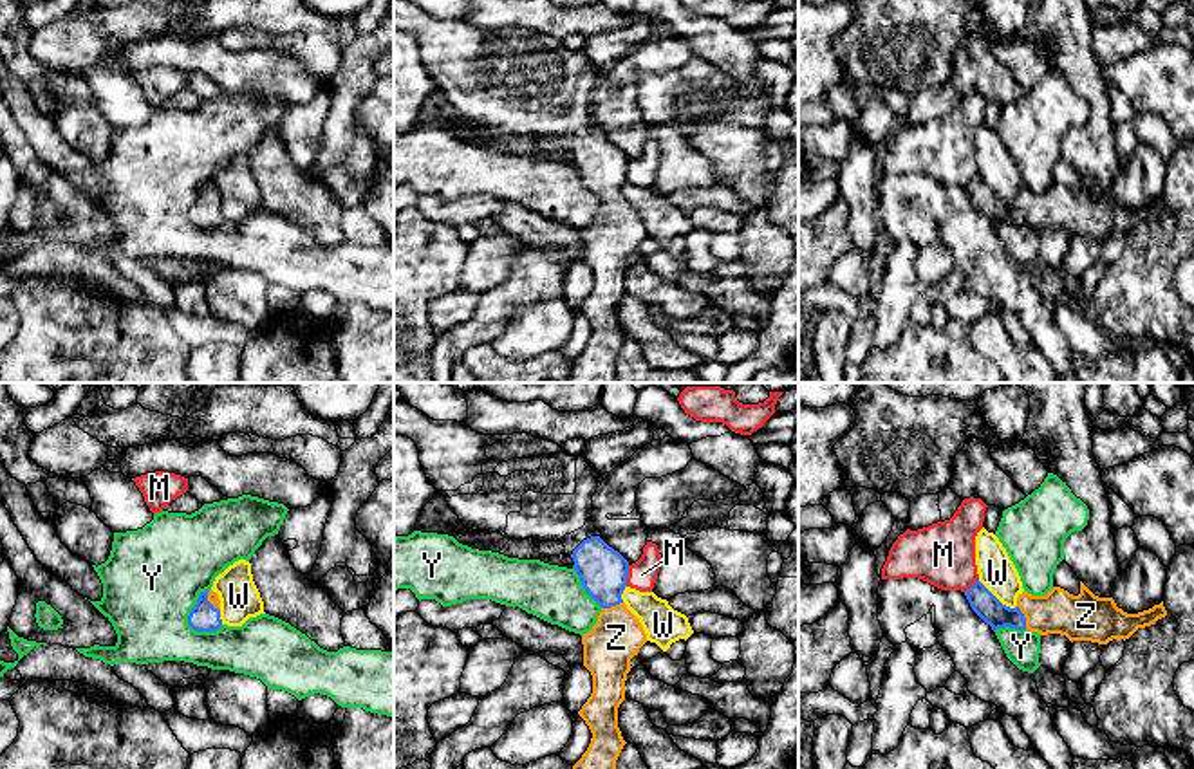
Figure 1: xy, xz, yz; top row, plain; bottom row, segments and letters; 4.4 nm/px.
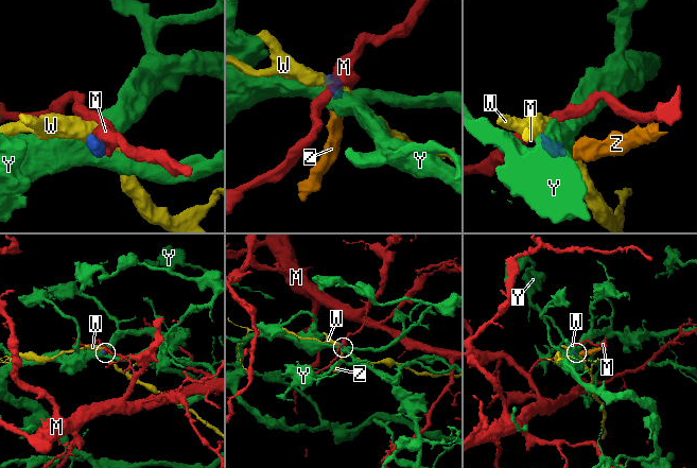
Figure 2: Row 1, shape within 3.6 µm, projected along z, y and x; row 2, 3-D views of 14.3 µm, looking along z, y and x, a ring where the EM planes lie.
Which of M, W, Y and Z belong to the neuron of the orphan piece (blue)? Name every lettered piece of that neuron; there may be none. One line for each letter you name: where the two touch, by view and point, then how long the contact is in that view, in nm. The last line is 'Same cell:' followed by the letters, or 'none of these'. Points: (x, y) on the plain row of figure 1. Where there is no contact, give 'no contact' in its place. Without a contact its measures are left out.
Z: yz (1025, 213) | 120 nm
Same cell: Z

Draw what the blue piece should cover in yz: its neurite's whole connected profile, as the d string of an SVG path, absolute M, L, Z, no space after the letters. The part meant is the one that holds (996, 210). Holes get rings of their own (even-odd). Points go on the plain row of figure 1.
M979 175L965 188L972 206L999 226L1004 222L1030 226L1040 231L1060 229L1073 236L1107 240L1129 235L1138 224L1154 220L1167 211L1163 197L1149 206L1127 209L1113 193L1095 191L1082 177L1073 191L1053 182L1046 191L1019 190L1017 202L1003 200Z

